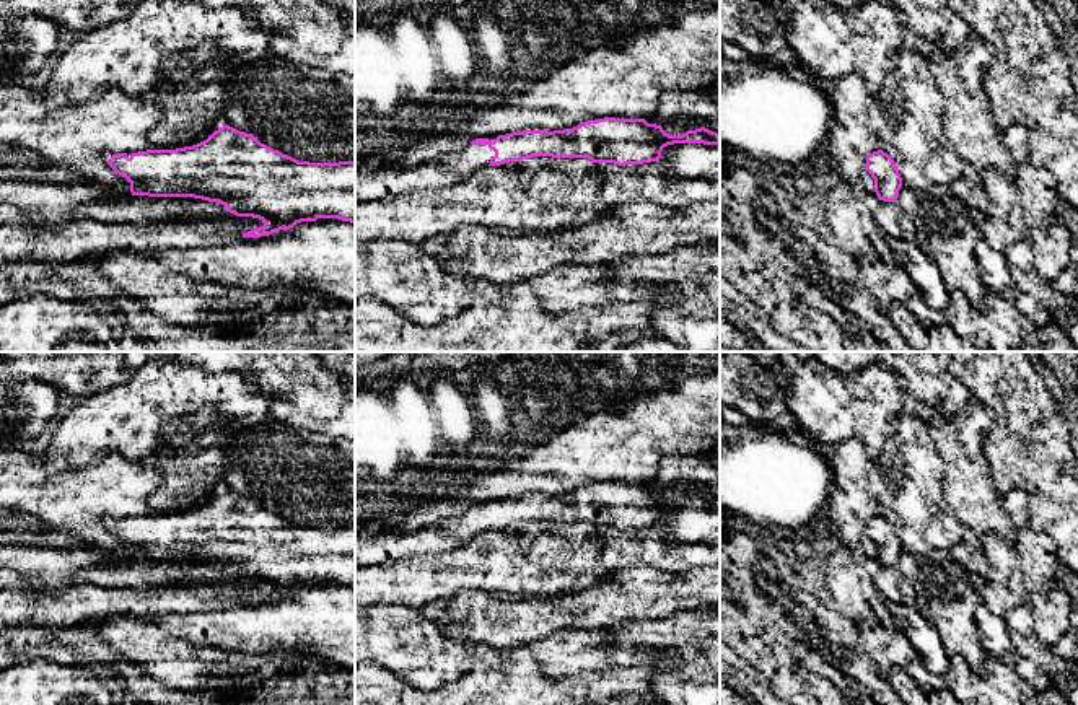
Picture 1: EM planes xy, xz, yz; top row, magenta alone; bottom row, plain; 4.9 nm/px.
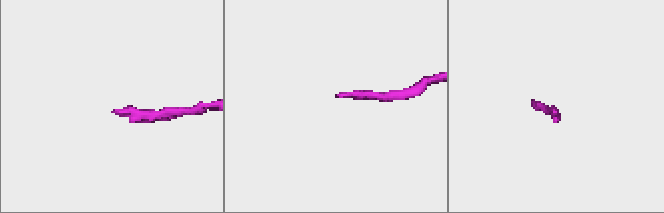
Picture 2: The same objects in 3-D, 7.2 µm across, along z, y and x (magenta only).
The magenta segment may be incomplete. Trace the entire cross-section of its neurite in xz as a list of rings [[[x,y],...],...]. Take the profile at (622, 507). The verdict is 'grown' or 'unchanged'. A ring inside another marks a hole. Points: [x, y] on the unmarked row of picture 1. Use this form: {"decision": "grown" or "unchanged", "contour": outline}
{"decision": "grown", "contour": [[[604,482],[583,487],[573,493],[554,497],[523,495],[498,501],[475,503],[464,513],[453,518],[443,518],[418,531],[379,531],[371,536],[355,534],[355,568],[394,558],[449,552],[484,531],[500,531],[510,526],[529,524],[532,521],[588,523],[591,528],[614,528],[619,531],[643,529],[660,526],[663,513],[674,508],[720,510],[720,498],[700,492],[687,495],[682,500],[669,500],[661,490],[648,488],[645,484]]]}

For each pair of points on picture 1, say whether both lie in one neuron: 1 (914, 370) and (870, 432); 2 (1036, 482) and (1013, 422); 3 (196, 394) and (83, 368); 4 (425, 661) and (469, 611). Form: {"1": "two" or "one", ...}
{"1": "two", "2": "one", "3": "two", "4": "two"}

